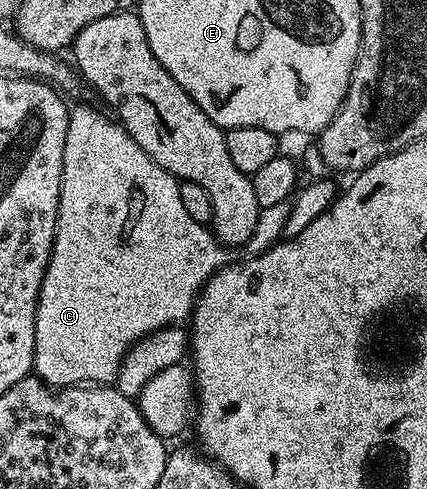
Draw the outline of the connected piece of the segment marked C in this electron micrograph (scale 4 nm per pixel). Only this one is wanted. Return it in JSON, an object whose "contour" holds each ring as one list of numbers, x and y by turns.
{"contour":[[89,106,70,109,67,124,67,140,63,148,63,176,59,184,59,212,57,213,57,227,53,251,49,254,47,272,43,276,41,291,37,297,37,315,35,316,35,356,33,368,36,377,47,386,64,388,80,386,82,384,109,384,114,381,125,358,125,353,141,338,154,334,156,330,163,330,167,326,175,326,192,315,193,303,197,295,205,286,206,280,216,274,226,265,226,247,213,237,213,231,208,225,196,223,194,217,183,208,180,195,181,182,171,172,167,172,135,140,120,122,114,120,108,113,100,114]]}

